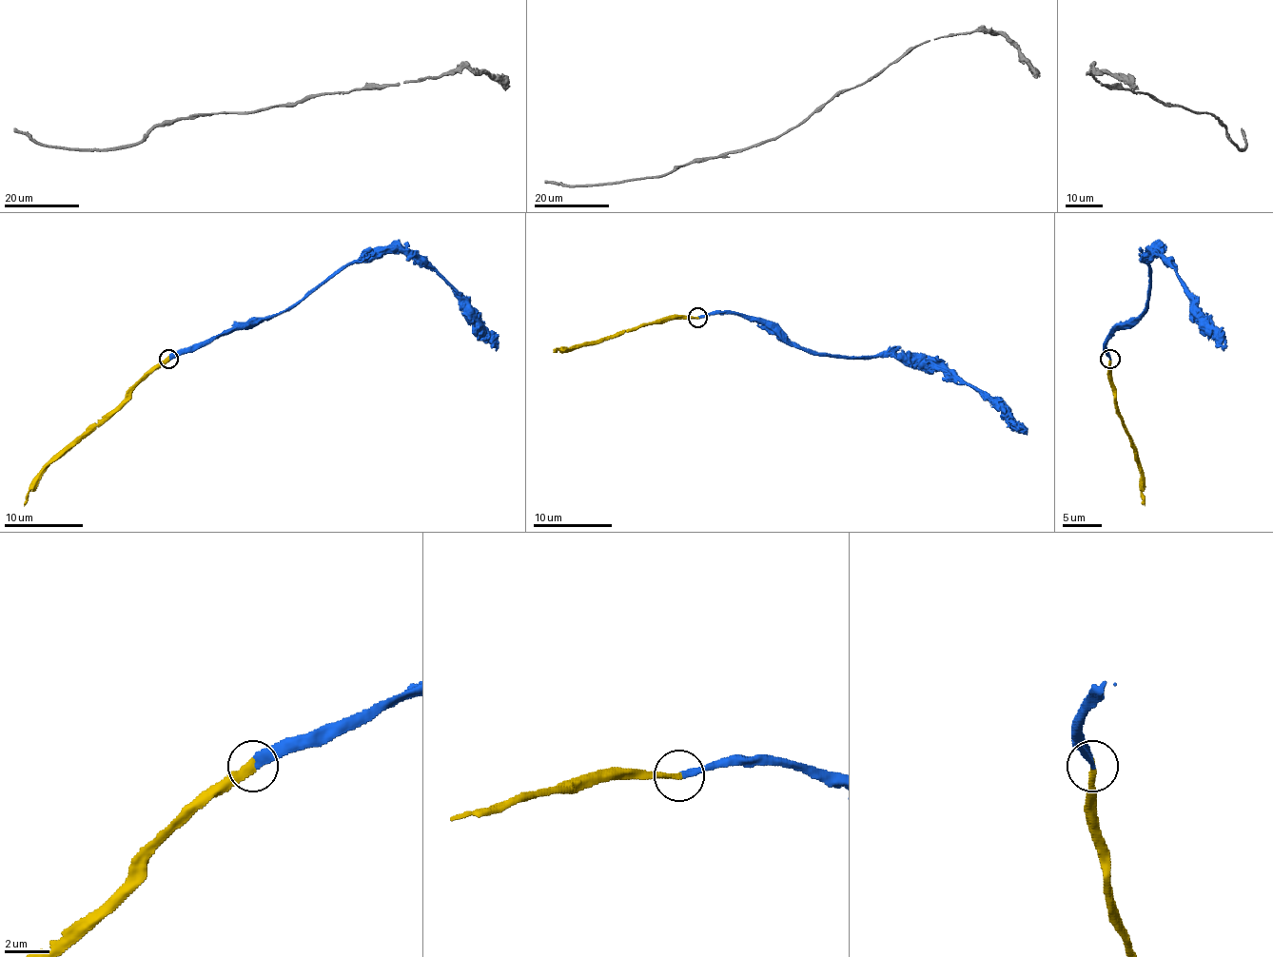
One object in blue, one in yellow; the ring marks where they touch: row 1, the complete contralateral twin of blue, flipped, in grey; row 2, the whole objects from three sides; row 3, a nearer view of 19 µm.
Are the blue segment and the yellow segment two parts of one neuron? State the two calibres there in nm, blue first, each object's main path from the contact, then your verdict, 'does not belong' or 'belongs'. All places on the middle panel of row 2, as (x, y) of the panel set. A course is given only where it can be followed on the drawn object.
300 nm thick on the blue side, 300 nm on the other; blue runs (698, 318), (739, 314), (779, 327), (793, 341), (820, 353), (903, 357), (910, 365), (945, 365), (1023, 432); yellow runs (698, 318), (649, 322), (605, 338), (583, 341), (577, 347), (558, 347), (552, 351); belongs

